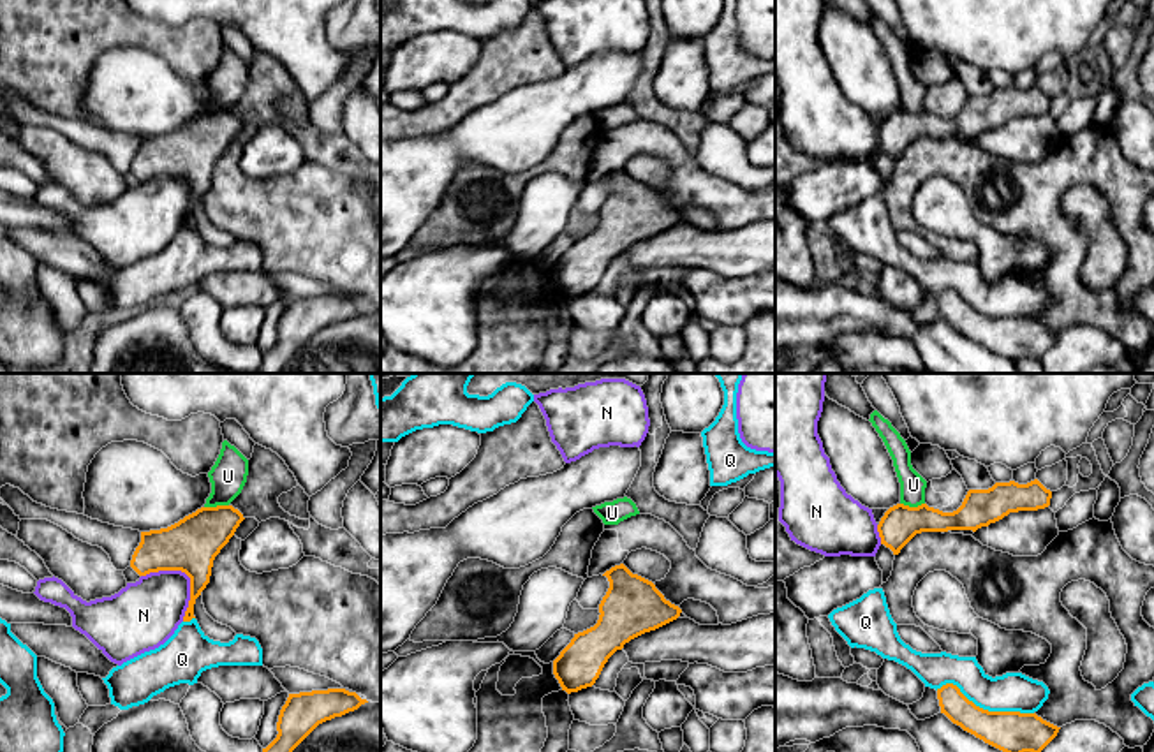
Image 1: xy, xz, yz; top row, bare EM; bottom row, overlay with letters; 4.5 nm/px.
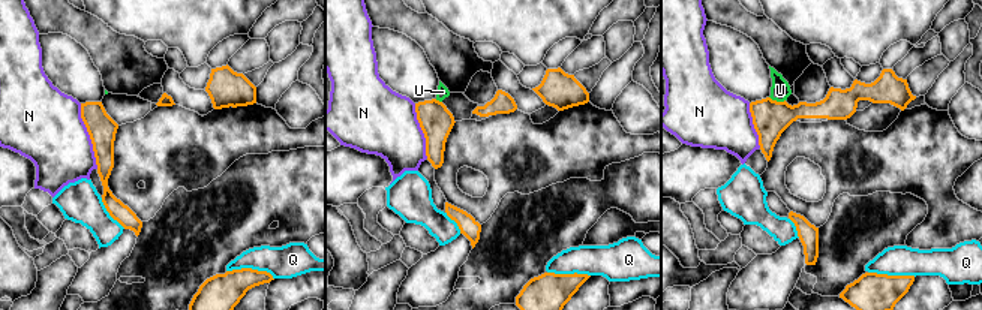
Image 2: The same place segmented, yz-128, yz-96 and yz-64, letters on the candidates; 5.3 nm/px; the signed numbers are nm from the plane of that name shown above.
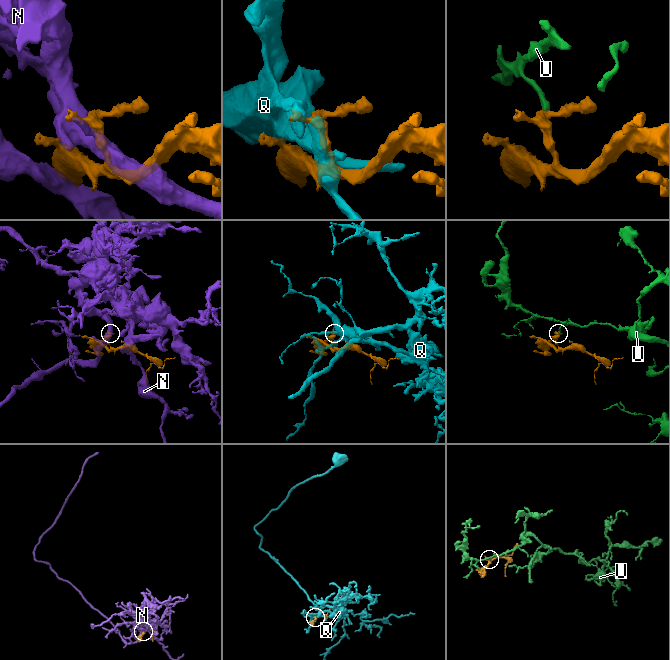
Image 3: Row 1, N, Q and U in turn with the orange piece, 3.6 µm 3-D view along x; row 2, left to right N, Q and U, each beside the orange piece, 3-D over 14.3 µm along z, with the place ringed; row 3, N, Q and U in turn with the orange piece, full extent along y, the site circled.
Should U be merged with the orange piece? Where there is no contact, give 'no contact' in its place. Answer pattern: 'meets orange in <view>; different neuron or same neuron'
meets orange in xy; different neuron

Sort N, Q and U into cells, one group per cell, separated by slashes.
N / Q / U

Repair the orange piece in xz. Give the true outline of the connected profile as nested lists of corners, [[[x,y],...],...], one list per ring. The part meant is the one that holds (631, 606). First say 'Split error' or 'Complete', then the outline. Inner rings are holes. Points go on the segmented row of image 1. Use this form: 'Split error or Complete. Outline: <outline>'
Complete. Outline: [[[624,564],[603,576],[608,578],[610,588],[599,604],[597,623],[574,634],[553,660],[553,675],[567,694],[592,687],[617,650],[682,613],[652,581],[632,574]]]

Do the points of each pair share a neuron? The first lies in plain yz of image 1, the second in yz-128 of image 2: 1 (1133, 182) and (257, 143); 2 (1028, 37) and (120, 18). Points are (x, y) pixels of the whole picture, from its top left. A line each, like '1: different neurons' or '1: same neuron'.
1: same neuron
2: same neuron

